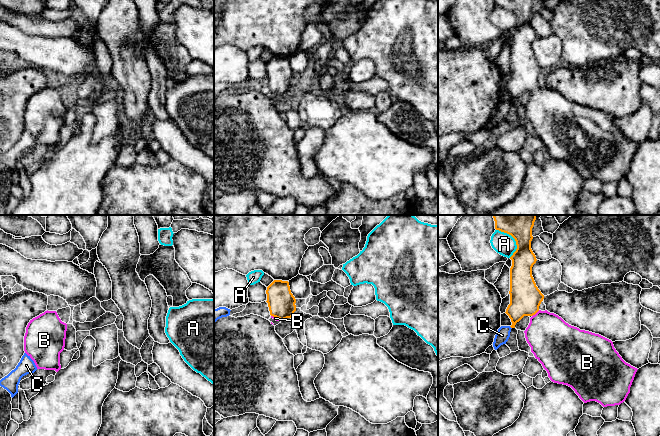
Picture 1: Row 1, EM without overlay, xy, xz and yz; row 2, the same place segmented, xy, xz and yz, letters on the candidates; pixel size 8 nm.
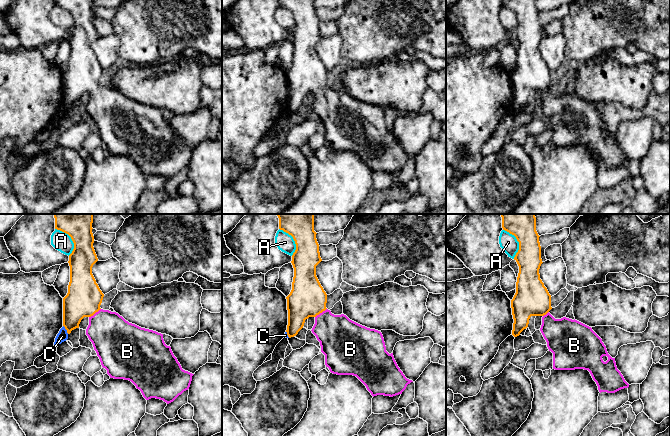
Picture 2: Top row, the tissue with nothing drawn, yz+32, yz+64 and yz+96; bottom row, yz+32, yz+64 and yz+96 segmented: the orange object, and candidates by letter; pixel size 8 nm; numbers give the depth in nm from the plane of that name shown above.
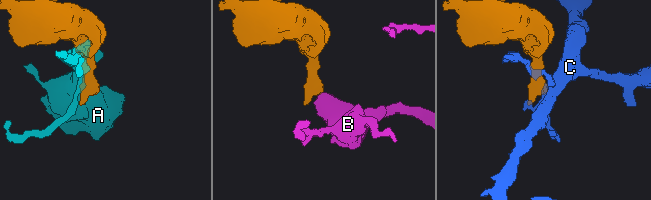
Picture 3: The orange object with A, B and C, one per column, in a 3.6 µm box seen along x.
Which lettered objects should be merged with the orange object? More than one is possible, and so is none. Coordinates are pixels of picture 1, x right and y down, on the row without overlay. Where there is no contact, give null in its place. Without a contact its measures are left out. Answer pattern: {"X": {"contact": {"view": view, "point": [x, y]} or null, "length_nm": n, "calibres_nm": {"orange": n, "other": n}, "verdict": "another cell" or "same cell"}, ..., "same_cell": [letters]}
{"A": {"contact": {"view": "yz", "point": [514, 14]}, "length_nm": 260, "calibres_nm": {"orange": 190, "other": 170}, "verdict": "another cell"}, "B": {"contact": {"view": "yz", "point": [535, 89]}, "length_nm": 80, "calibres_nm": {"orange": 260, "other": 360}, "verdict": "same cell"}, "C": {"contact": null, "verdict": "another cell"}, "same_cell": ["B"]}

